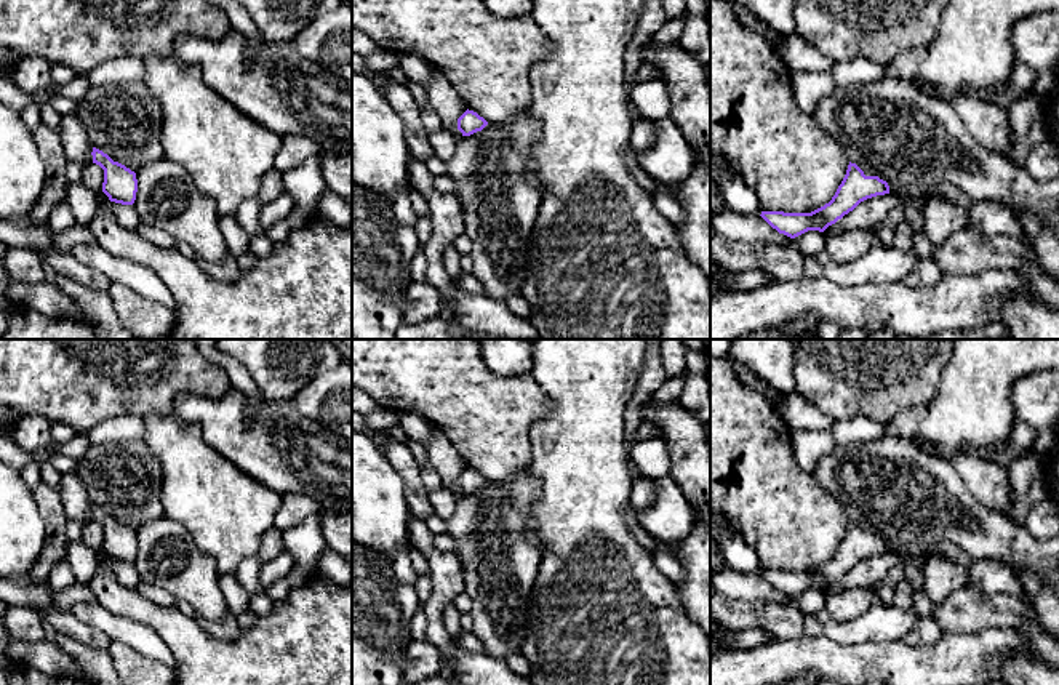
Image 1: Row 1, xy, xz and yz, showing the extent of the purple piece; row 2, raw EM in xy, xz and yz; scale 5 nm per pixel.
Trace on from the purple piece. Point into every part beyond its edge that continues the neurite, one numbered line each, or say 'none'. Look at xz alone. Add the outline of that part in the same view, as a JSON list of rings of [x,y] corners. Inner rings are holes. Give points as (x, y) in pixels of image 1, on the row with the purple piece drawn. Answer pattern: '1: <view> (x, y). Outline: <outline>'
none

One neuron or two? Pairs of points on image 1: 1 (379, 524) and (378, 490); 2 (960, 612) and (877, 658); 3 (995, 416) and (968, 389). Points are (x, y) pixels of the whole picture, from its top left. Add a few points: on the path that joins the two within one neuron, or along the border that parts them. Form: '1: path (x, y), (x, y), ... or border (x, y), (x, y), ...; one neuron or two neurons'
1: path (378, 516), (378, 498); one neuron
2: border (979, 629), (943, 634); two neurons
3: path (989, 410), (975, 396); one neuron

